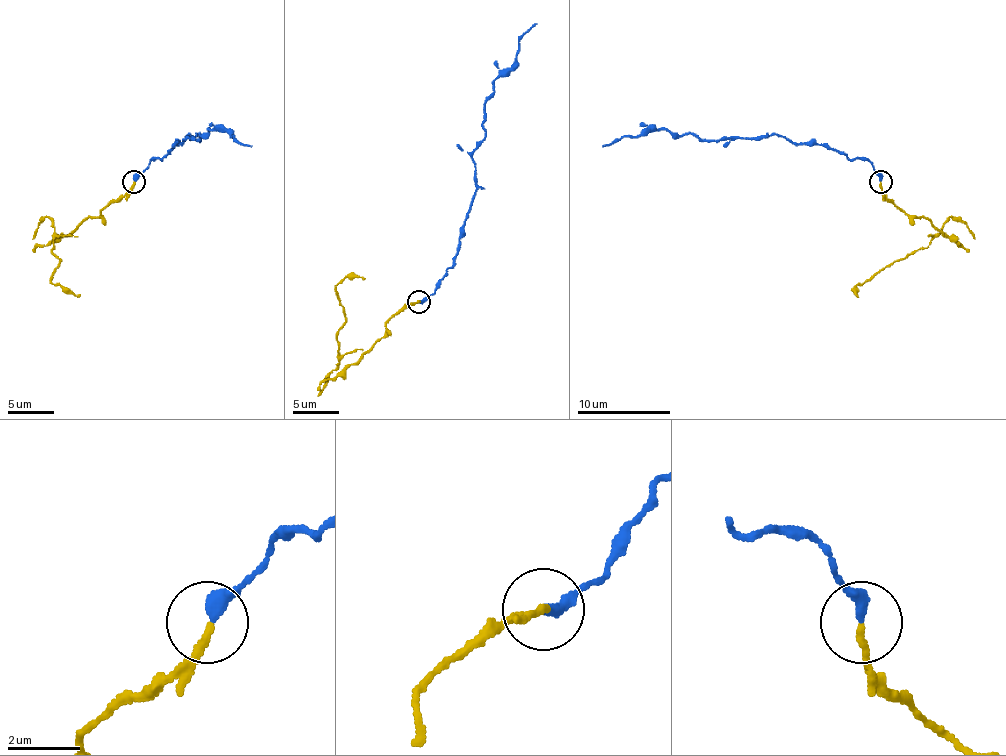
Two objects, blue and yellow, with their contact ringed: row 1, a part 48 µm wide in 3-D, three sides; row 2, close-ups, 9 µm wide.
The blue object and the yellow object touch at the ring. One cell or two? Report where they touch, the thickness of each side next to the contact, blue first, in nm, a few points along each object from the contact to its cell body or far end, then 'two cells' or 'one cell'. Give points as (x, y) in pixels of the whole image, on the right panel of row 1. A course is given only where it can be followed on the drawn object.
at (880, 182); 360 nm thick on the blue side, 200 nm on the other; blue runs (881, 181), (867, 160), (848, 160), (820, 144), (793, 144), (776, 135), (716, 139), (646, 130), (602, 146); yellow runs (881, 181), (888, 200), (911, 216), (925, 216), (941, 232), (925, 248), (886, 265), (855, 286), (858, 295); two cells

